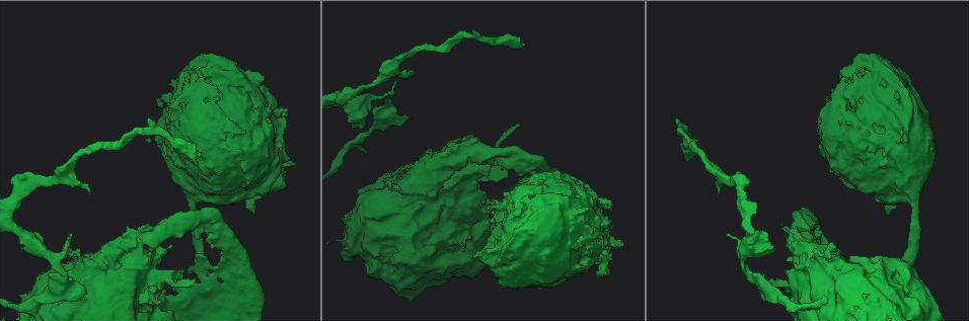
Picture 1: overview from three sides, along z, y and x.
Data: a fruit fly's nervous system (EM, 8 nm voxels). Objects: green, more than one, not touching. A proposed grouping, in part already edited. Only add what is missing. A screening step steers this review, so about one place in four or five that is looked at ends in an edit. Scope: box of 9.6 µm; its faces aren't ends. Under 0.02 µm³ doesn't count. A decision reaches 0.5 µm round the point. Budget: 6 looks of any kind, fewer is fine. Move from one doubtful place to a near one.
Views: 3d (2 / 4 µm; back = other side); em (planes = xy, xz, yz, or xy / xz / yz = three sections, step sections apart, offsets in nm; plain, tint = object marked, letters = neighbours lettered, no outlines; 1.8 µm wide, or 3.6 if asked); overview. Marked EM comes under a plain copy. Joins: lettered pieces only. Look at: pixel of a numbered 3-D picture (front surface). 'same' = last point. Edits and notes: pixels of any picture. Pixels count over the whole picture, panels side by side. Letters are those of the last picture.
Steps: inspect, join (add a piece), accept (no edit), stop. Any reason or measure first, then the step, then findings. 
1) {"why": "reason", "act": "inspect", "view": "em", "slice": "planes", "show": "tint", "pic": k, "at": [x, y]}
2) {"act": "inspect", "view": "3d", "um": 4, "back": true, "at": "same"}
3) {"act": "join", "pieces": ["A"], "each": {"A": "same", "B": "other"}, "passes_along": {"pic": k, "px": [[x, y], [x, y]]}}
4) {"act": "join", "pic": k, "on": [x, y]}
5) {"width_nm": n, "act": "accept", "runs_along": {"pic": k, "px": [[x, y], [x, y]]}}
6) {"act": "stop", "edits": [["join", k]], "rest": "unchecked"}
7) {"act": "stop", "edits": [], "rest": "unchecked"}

{"why": "sudden change in width", "act": "inspect", "view": "3d", "um": 4, "pic": 1, "at": [157, 136]}

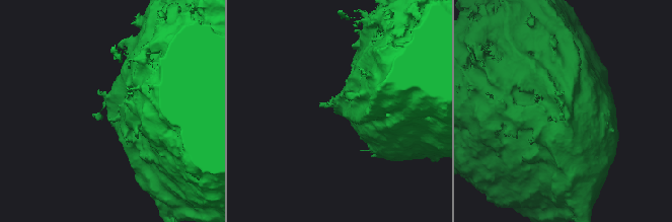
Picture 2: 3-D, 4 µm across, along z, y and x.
{"act": "inspect", "view": "em", "um": 3.6, "slice": "xz", "step": 8, "show": "tint", "pic": 2, "at": [334, 105]}

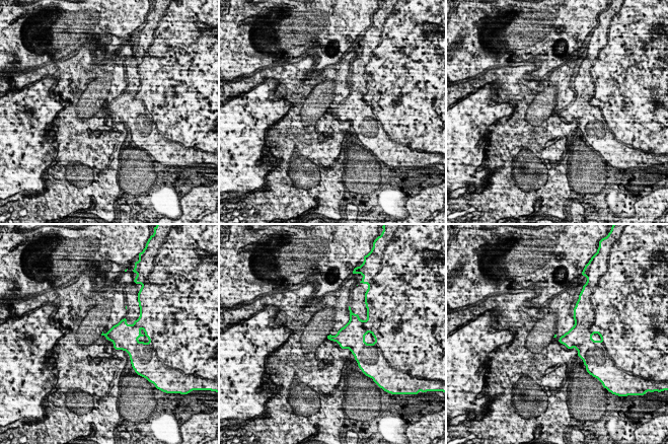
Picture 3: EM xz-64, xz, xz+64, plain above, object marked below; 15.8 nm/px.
{"why": "another direction", "act": "inspect", "view": "em", "um": 3.6, "slice": "planes", "show": "letters", "at": "same"}

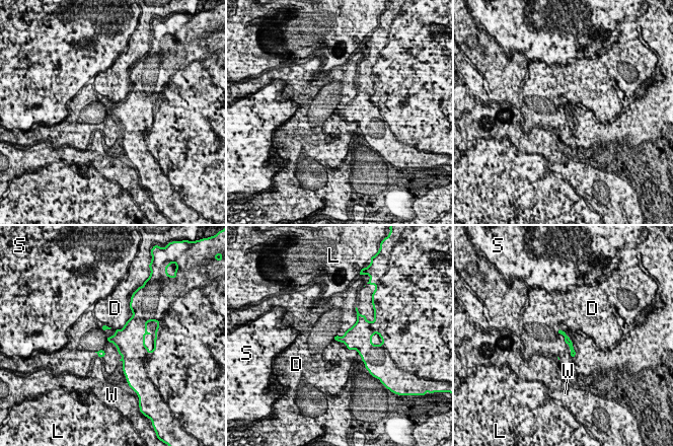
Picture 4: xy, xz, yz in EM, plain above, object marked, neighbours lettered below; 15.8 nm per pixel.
{"act": "accept", "each": {"D": "other", "L": "other", "S": "other", "W": "other"}, "found": "no lettered piece goes on from it"}

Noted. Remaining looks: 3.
{"why": "branch stops here", "act": "inspect", "view": "3d", "um": 2, "pic": 1, "at": [548, 166]}

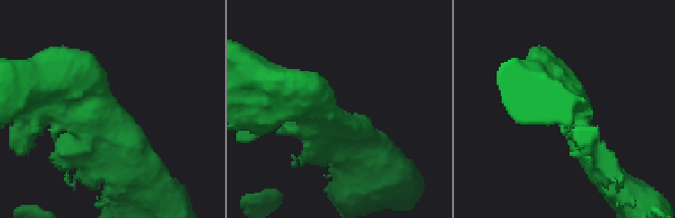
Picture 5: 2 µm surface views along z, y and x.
{"act": "inspect", "view": "em", "slice": "planes", "show": "tint", "pic": 5, "at": [340, 111]}

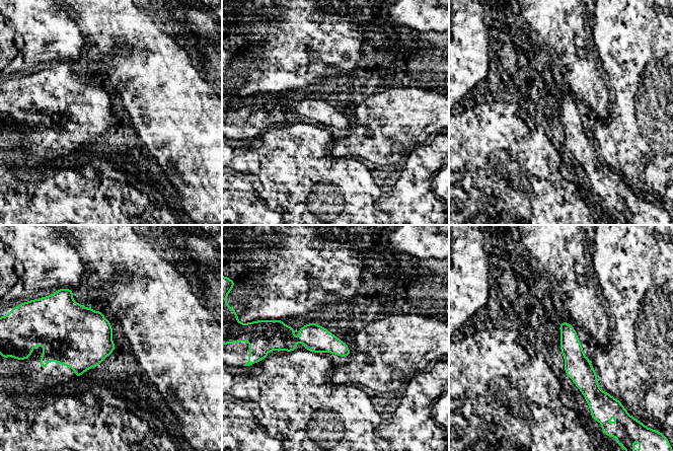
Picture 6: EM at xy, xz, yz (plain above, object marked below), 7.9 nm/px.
{"act": "inspect", "view": "em", "slice": "planes", "show": "letters", "at": "same"}

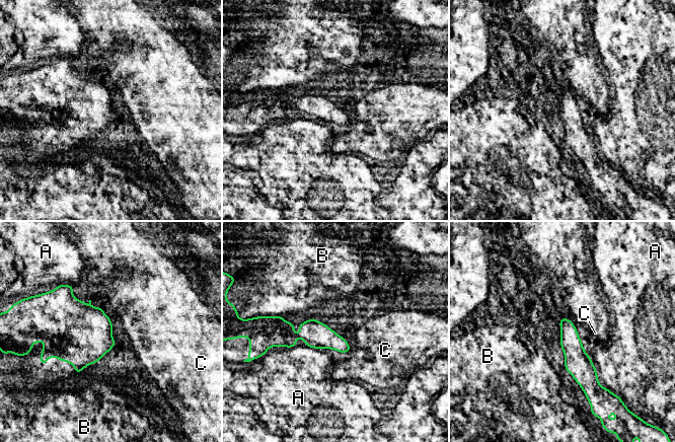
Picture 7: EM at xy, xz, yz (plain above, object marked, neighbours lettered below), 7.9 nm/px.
{"longest_contact_nm": ["B", 120], "act": "accept", "each": {"A": "other", "B": "other", "C": "other"}, "runs_along": {"pic": 7, "px": [[275, 329], [347, 350]]}, "found": "none of them fits"}

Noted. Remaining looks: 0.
{"act": "stop", "edits": [], "rest": "unchecked"}

